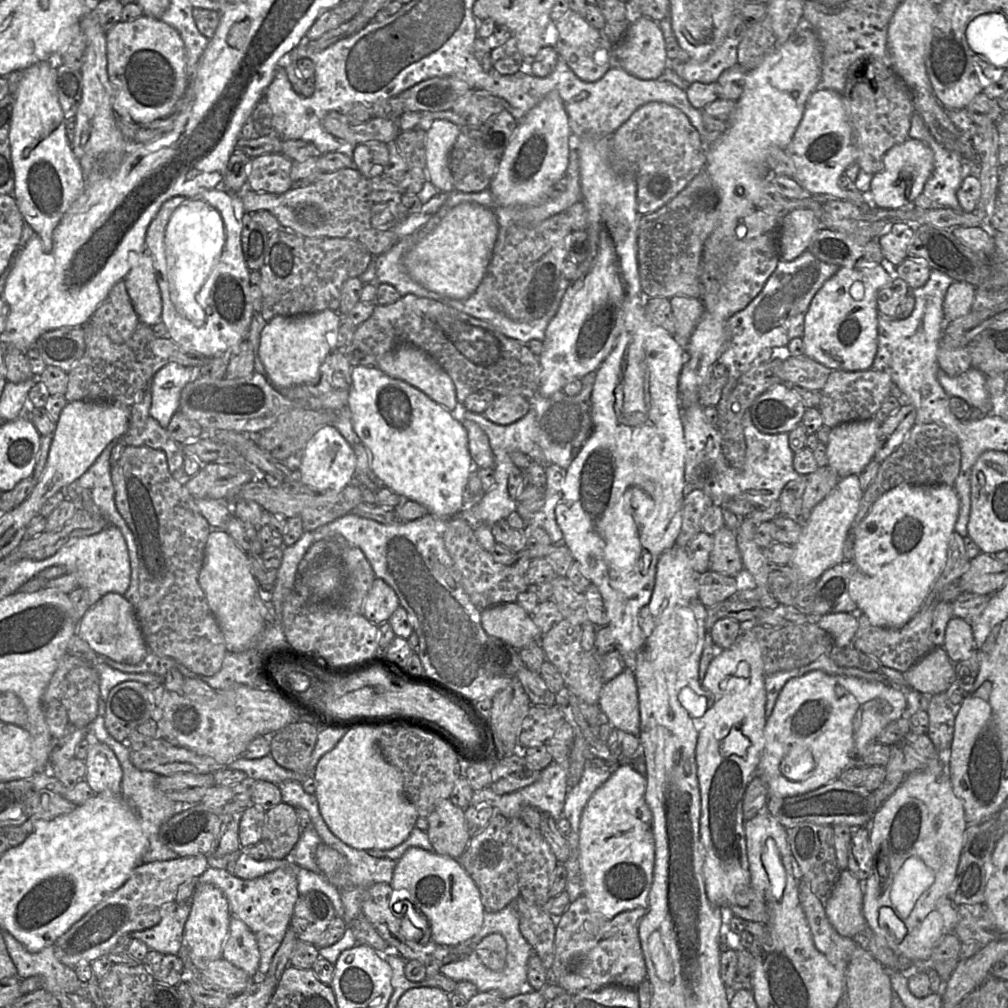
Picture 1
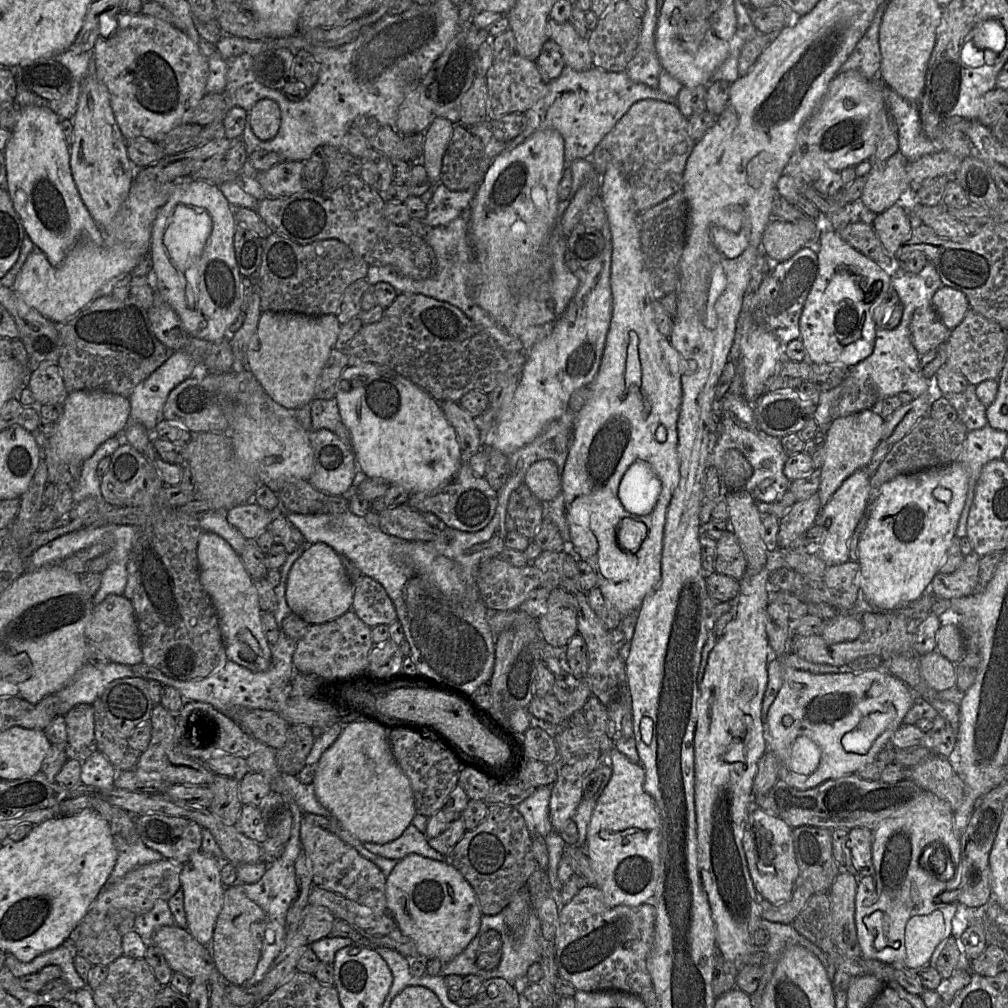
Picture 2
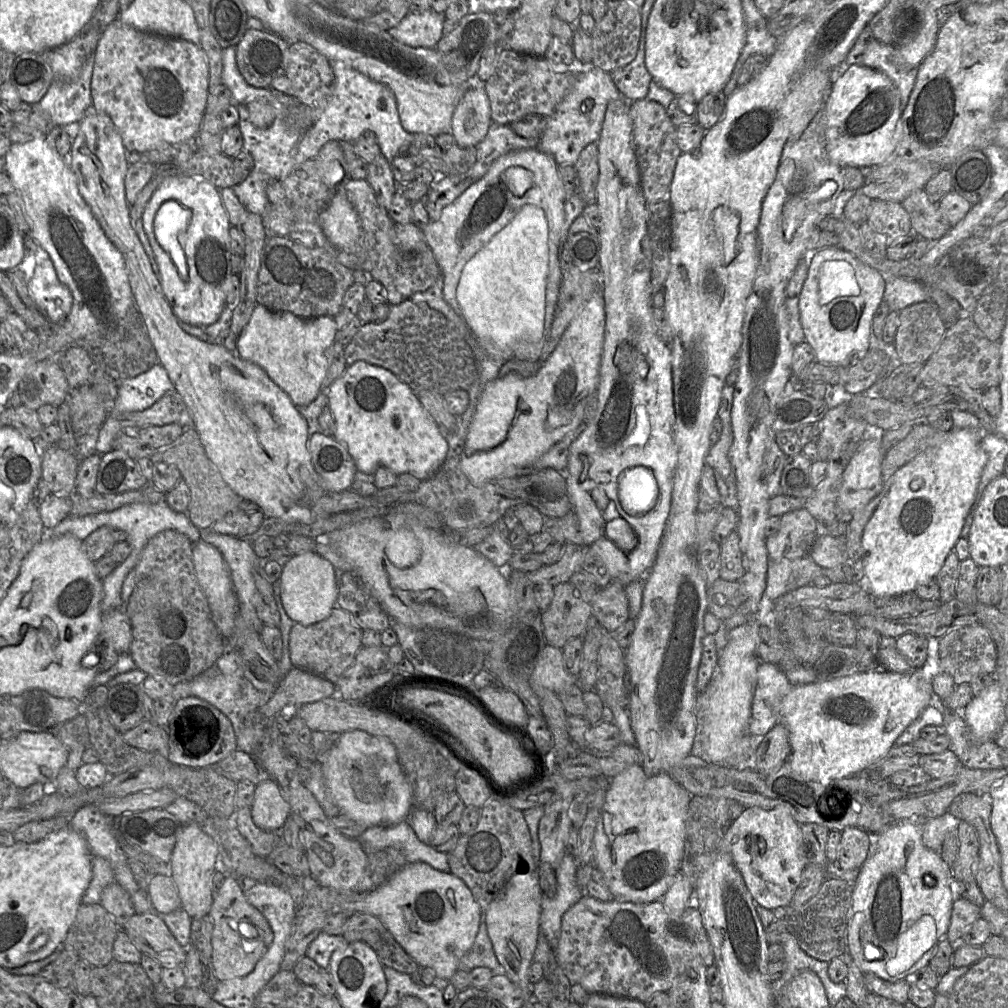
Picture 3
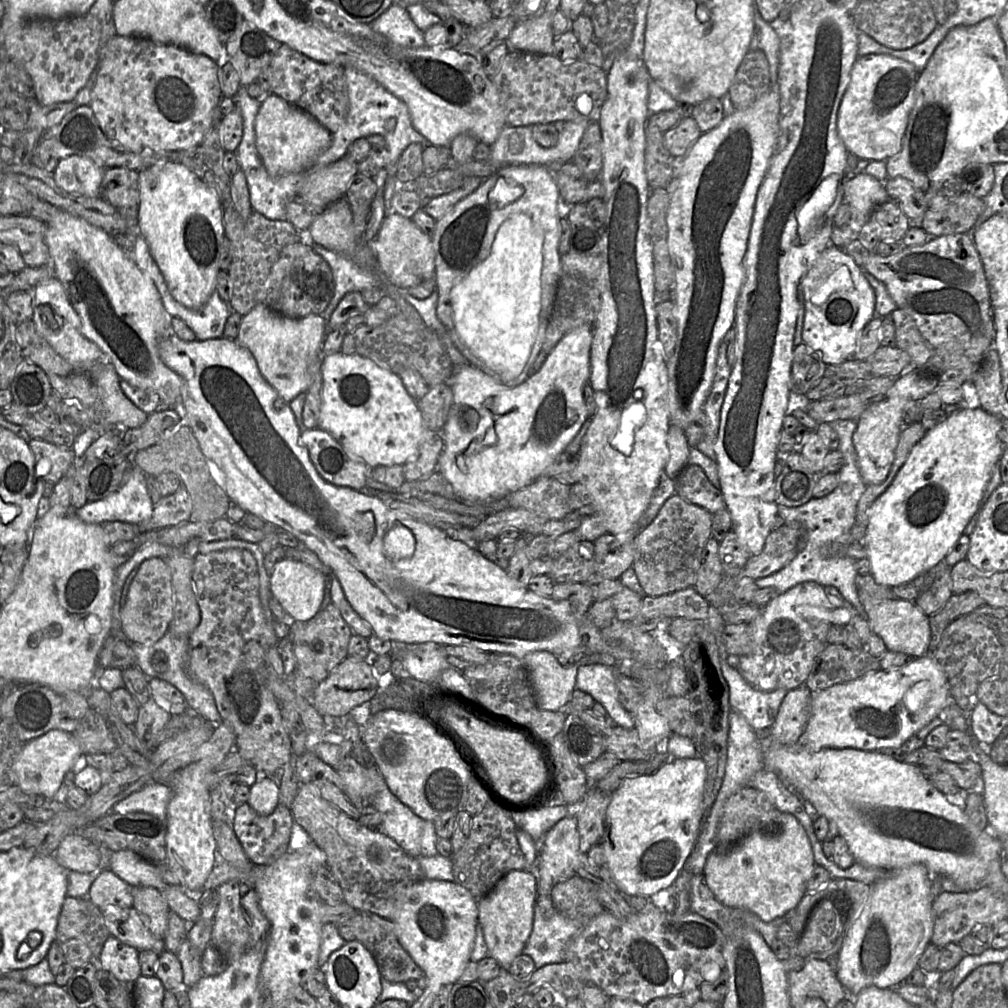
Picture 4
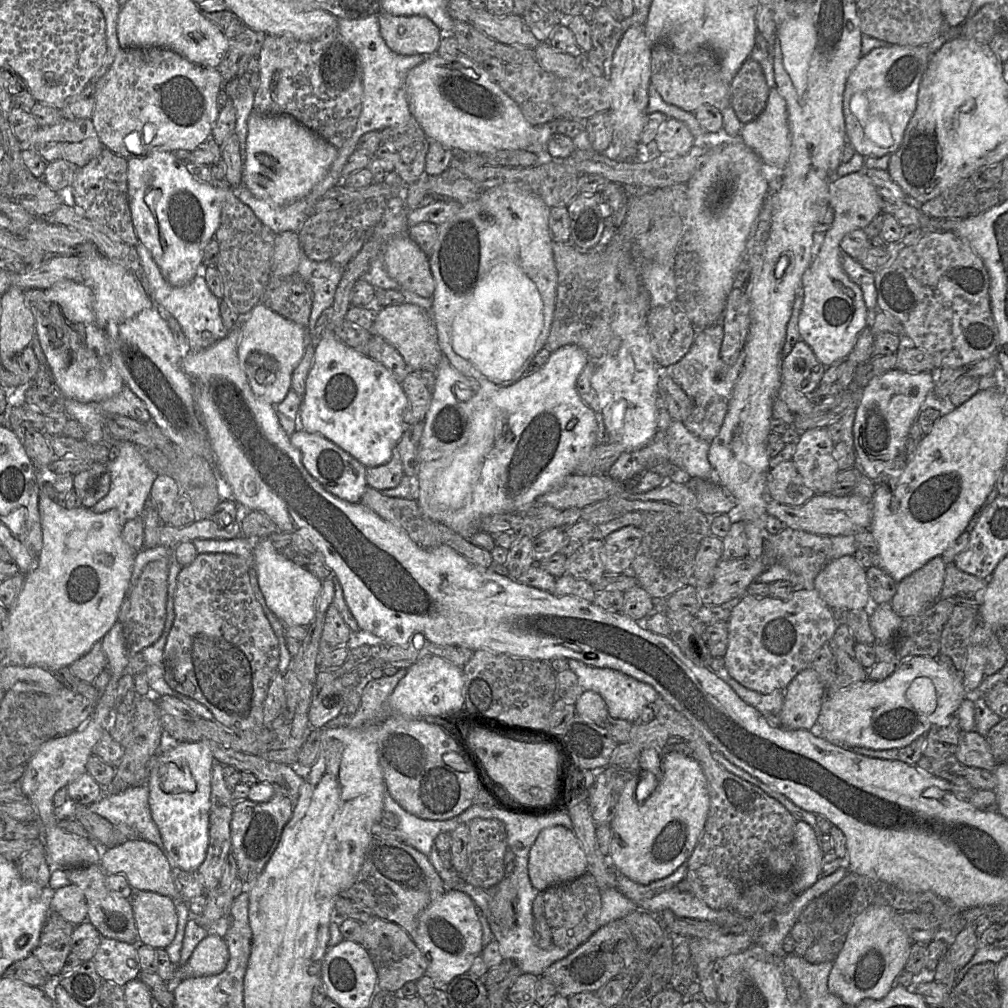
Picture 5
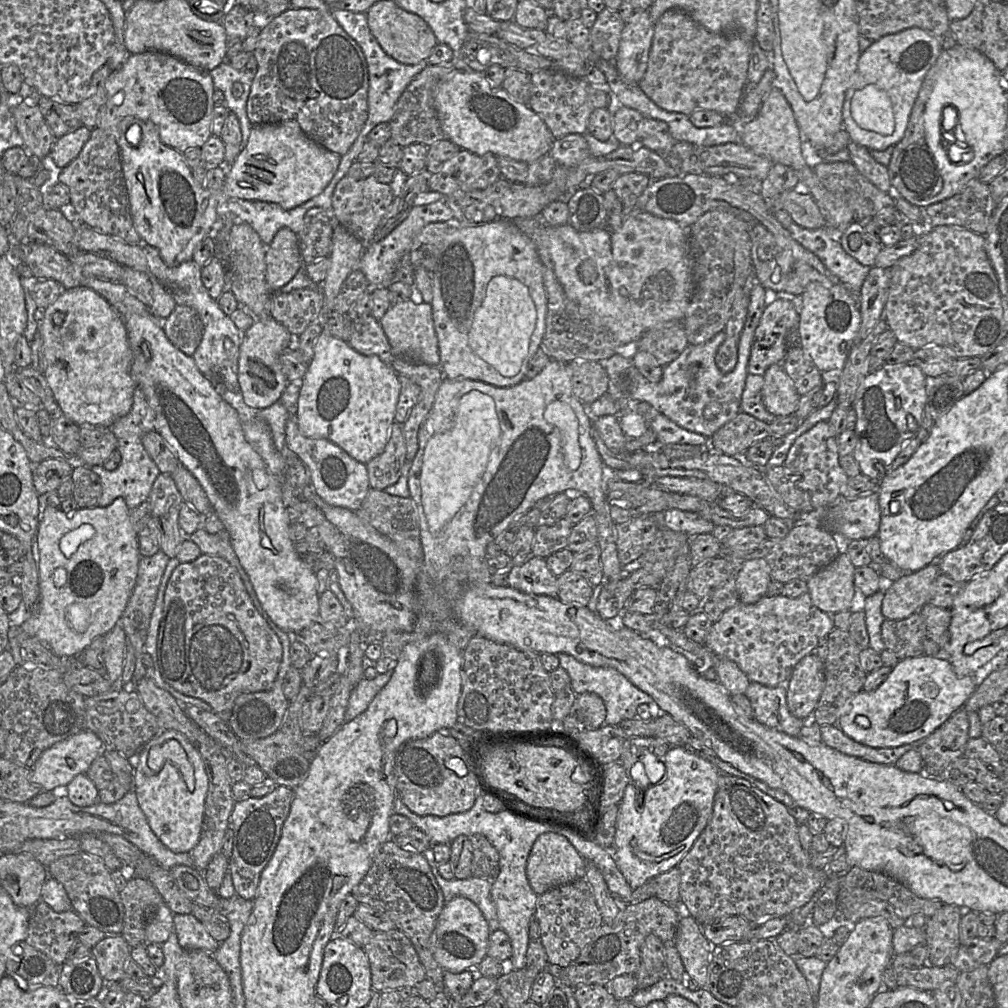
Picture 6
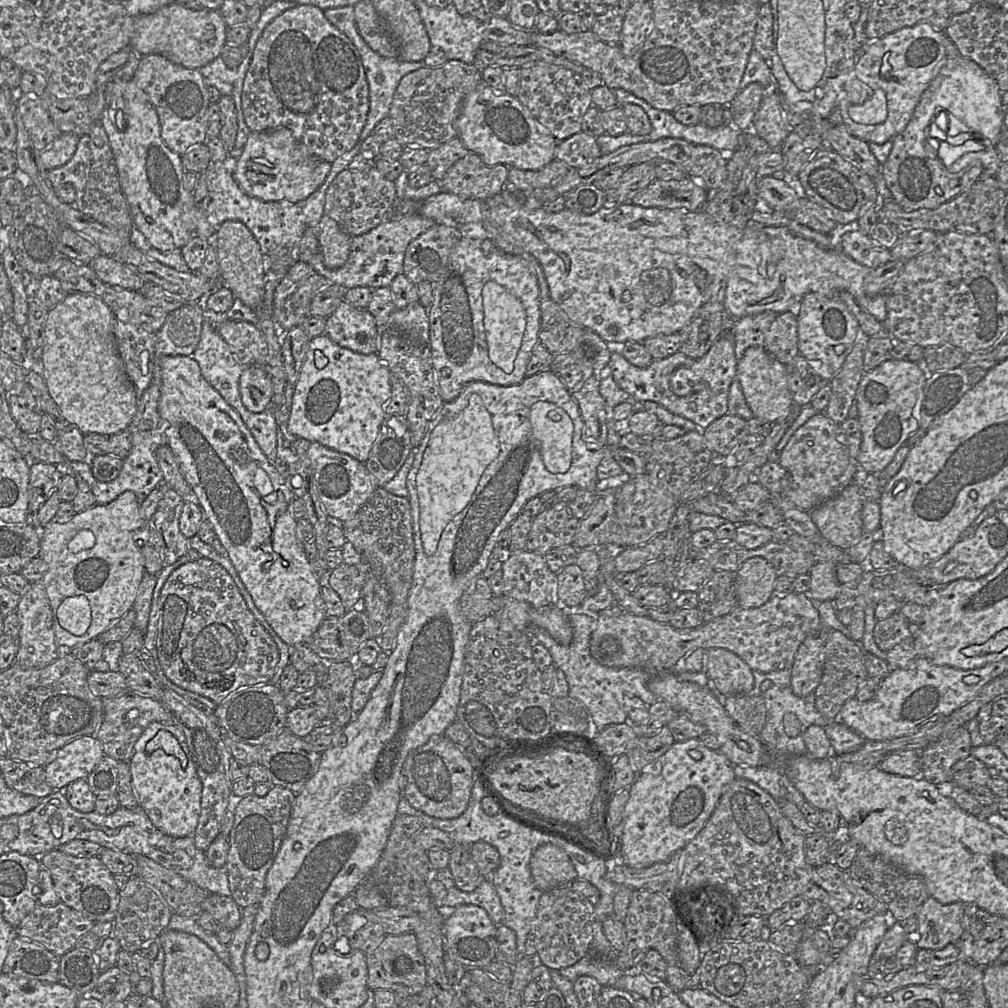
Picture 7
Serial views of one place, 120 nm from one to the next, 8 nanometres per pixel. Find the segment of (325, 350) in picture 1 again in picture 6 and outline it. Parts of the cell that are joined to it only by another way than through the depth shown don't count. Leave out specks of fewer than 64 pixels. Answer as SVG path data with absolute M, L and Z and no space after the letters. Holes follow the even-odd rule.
M272 316L256 318L244 332L238 359L238 383L247 406L264 409L281 399L289 381L282 370L279 355L290 342L291 333Z

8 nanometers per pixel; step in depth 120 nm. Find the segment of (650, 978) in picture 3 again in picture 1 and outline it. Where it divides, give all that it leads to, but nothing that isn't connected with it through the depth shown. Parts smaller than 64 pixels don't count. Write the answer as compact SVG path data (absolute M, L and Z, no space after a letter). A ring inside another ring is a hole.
M584 894L570 902L566 911L556 919L555 952L552 965L552 973L555 974L566 993L574 995L581 990L598 990L609 985L636 989L647 978L639 937L639 923L646 912L647 910L638 908L621 912L612 919L606 919L601 913L588 908Z

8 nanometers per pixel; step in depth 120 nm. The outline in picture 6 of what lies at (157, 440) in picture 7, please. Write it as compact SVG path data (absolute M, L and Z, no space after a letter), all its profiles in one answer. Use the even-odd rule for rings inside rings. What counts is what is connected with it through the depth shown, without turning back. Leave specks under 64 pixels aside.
M136 387L133 394L131 410L125 416L115 421L109 428L117 439L117 451L119 451L121 455L119 466L113 471L108 471L103 466L99 465L91 467L91 470L96 473L101 480L102 493L97 502L98 507L106 507L116 498L123 498L127 507L132 511L143 502L148 501L152 485L160 471L144 449L142 437L147 432L154 431L154 428L154 413L143 391Z

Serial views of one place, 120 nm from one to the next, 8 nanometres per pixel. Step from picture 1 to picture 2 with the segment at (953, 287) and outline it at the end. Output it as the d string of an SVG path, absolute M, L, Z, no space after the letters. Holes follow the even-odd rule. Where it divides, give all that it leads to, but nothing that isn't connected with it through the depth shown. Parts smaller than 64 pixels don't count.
M946 286L936 291L932 298L932 305L950 331L963 321L970 309L968 299L963 292Z

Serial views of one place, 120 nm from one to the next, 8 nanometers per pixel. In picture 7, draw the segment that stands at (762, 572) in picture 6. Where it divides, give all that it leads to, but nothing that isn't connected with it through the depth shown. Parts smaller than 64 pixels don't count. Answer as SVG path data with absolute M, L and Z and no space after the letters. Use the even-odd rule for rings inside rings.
M761 557L747 559L735 572L736 606L757 608L774 595L776 573Z

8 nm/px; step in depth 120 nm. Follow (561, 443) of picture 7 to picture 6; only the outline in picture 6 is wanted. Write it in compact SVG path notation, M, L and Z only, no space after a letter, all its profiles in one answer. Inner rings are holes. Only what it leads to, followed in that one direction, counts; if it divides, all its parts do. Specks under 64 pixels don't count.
M563 401L548 404L543 413L544 419L559 429L561 433L562 452L565 466L576 470L581 461L579 445L578 420L570 405Z

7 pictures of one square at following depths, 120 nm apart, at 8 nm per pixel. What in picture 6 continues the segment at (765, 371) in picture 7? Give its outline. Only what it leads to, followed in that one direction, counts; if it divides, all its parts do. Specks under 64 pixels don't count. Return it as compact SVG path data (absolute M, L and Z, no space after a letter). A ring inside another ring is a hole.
M773 364L765 371L762 400L771 414L777 417L794 414L800 397L782 364Z

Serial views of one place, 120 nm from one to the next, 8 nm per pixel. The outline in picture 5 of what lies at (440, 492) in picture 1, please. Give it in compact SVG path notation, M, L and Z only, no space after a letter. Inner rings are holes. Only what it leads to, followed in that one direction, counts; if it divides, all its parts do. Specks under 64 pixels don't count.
M370 237L345 265L332 305L331 327L329 323L315 348L314 362L299 410L304 431L323 435L366 468L390 461L404 433L403 413L407 406L402 384L392 373L367 354L342 343L334 332L335 324L338 322L340 325L345 320L351 307L354 284L368 270L372 258L379 252L378 242L370 240Z

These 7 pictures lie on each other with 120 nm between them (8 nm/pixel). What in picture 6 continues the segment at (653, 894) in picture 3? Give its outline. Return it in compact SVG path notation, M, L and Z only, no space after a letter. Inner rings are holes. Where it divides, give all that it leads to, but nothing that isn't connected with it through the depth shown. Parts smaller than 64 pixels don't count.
M685 746L670 747L663 756L663 765L664 774L658 783L651 784L641 791L628 782L619 803L614 837L614 860L632 890L678 867L679 862L691 849L712 815L713 800L720 774L717 767Z

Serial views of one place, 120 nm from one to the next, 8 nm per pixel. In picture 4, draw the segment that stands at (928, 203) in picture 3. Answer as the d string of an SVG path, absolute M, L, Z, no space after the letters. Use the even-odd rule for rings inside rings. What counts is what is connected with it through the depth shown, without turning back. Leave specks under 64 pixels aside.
M903 177L888 178L884 182L890 198L899 204L911 226L919 226L928 210L926 194Z

